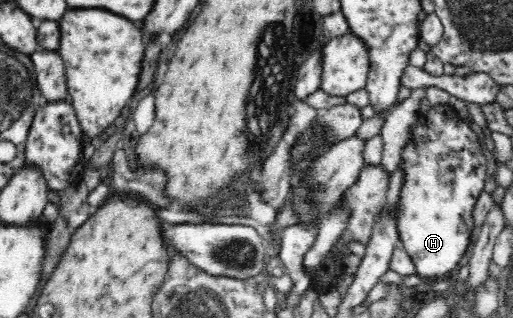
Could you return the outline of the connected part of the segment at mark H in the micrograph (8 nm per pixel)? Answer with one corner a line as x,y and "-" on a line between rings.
448,103
431,104
431,109
418,115
399,161
403,183
399,191
396,227
400,238
399,244
413,260
417,275
421,279
432,281
451,276
456,272
463,255
467,253
474,229
473,207
487,180
486,163
477,135
469,124
460,120

